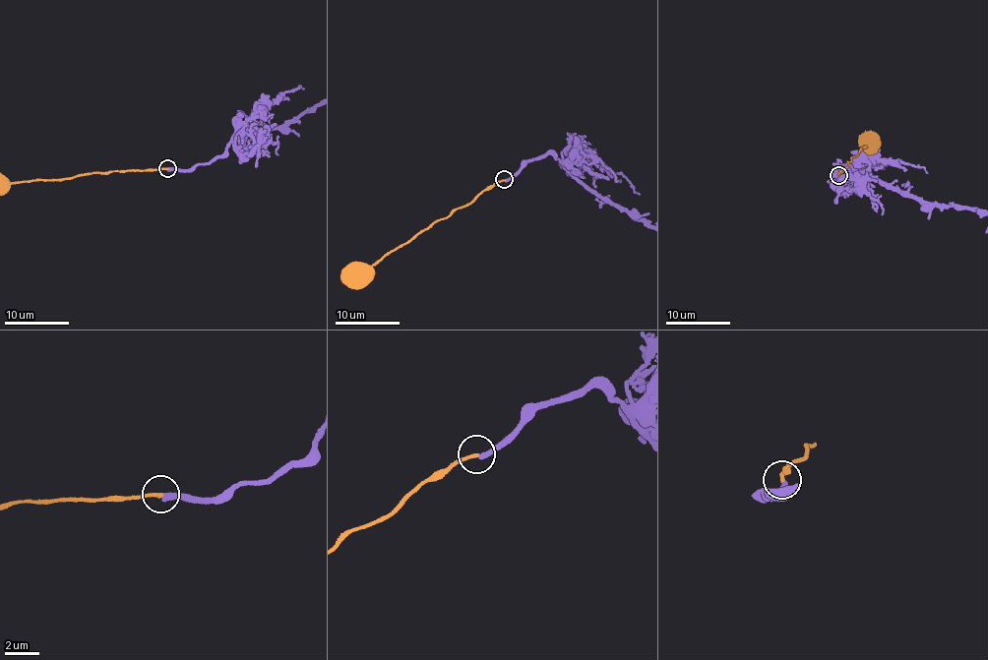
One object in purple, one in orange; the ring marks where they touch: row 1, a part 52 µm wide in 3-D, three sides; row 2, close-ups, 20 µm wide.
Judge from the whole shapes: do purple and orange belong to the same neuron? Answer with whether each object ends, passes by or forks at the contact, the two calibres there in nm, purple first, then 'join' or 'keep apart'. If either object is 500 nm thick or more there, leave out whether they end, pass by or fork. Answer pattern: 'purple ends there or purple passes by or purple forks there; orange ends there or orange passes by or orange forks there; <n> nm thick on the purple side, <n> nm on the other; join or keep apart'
purple ends there; orange ends there; 360 nm thick on the purple side, 200 nm on the other; keep apart

